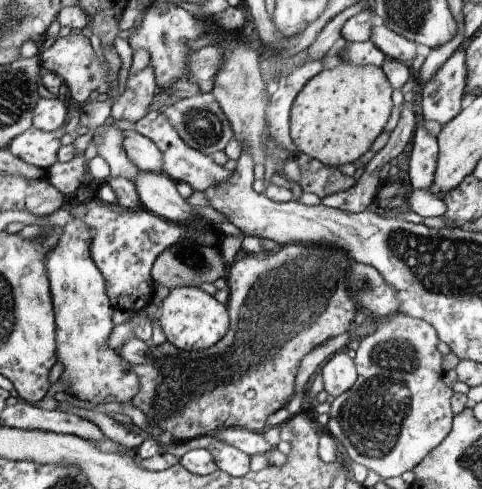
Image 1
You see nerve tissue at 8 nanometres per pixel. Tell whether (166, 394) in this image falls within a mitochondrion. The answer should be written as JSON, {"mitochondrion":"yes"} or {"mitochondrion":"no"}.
{"mitochondrion":"yes"}

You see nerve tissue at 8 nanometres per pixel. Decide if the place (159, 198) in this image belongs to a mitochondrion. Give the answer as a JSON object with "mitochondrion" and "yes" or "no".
{"mitochondrion":"no"}

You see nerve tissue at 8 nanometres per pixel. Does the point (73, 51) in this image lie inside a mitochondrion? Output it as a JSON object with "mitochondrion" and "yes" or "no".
{"mitochondrion":"no"}

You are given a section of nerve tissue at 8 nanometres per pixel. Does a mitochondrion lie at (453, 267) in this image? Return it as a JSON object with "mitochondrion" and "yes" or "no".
{"mitochondrion":"yes"}

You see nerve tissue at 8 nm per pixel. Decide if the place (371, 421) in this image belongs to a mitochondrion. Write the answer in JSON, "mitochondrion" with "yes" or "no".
{"mitochondrion":"yes"}

